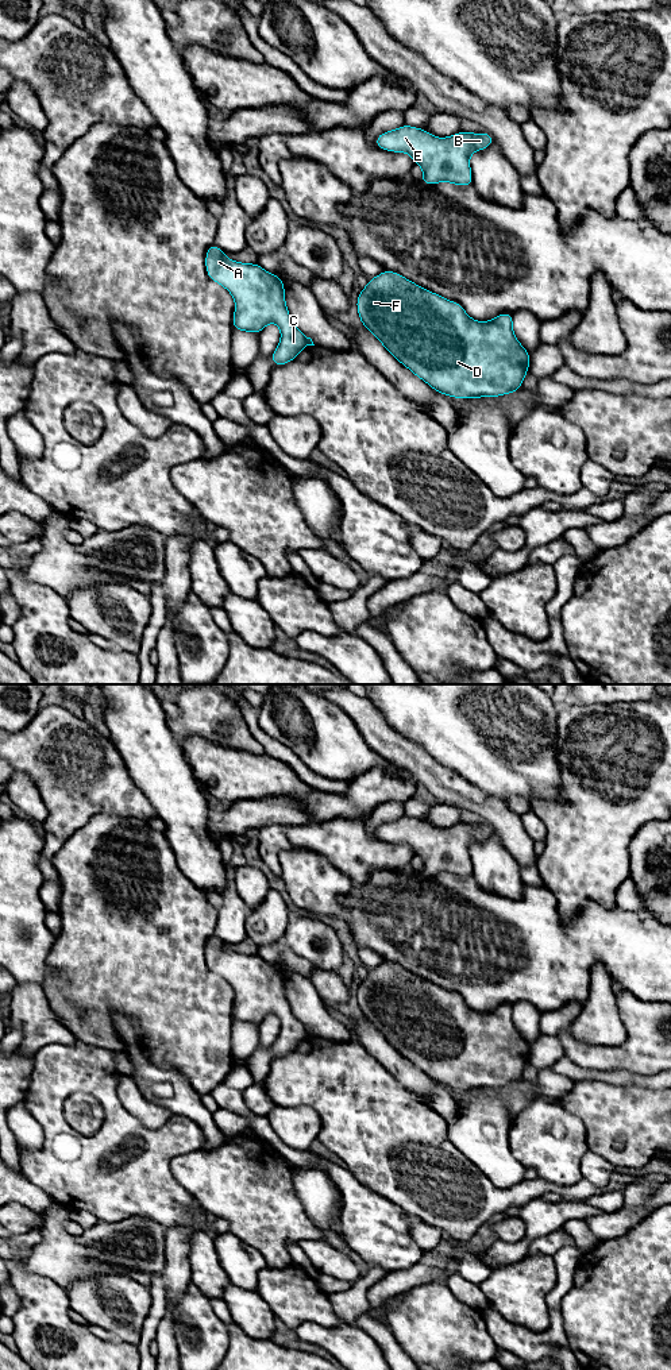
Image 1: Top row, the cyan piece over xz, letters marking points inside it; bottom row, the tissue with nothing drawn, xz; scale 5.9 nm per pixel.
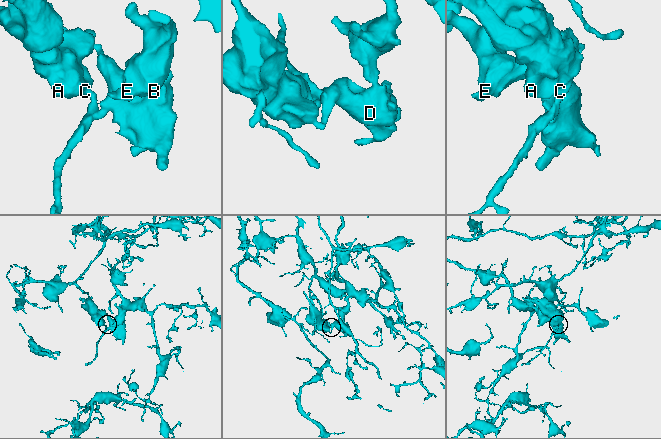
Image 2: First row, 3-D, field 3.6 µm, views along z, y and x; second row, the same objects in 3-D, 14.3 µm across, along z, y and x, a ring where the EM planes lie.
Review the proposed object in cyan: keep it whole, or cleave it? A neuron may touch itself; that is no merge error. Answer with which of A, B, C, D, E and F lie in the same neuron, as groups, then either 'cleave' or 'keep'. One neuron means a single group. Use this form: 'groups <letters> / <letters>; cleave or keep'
groups A C / B D E F; cleave

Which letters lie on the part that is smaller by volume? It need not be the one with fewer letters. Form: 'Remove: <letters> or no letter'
Remove: A, C

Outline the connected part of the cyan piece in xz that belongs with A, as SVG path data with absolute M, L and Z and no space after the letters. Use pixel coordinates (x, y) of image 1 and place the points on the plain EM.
M216 935L207 941L205 961L212 972L234 988L234 1020L259 1026L267 1015L278 1016L281 1030L270 1047L274 1057L294 1051L308 1038L306 1027L293 1015L288 1002L282 969L258 954L228 950Z

